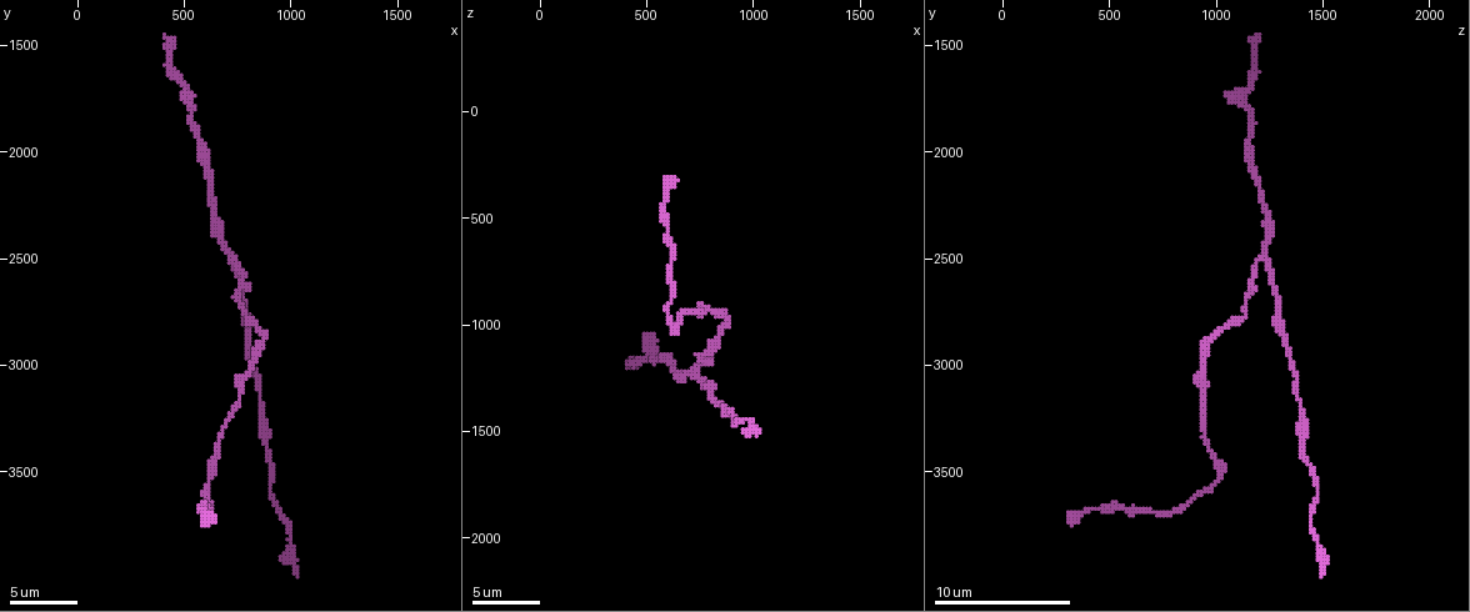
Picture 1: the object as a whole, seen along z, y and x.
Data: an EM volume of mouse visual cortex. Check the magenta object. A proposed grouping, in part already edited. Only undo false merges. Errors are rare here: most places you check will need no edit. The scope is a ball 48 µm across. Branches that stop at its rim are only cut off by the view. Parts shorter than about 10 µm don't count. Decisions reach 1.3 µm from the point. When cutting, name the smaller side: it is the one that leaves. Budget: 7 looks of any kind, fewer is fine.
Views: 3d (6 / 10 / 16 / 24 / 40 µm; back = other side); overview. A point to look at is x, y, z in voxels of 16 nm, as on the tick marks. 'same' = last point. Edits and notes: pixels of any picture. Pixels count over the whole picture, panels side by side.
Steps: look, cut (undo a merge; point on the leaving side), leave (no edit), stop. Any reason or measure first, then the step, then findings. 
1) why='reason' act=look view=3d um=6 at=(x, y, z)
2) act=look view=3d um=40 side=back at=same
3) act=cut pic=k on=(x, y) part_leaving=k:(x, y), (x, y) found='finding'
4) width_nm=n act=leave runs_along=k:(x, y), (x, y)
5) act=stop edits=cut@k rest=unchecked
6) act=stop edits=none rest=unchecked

why='sudden change in width' act=look view=3d um=6 at=(610, 3550, 1010)

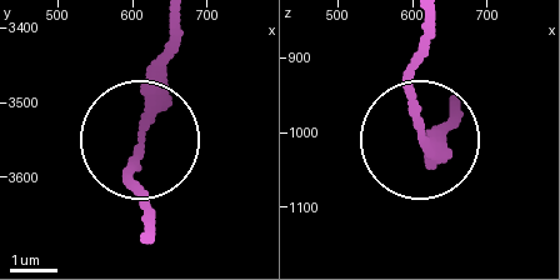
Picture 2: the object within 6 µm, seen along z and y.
act=look view=3d um=6 side=back at=(615, 3545, 1000)

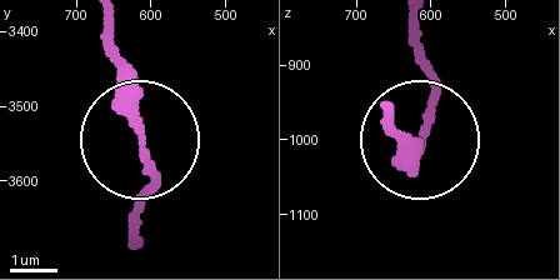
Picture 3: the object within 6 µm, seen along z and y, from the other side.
act=leave runs_along=3:(103, 20), (150, 168), (139, 244) found='continuous, no second neuron'

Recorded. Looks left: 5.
why='three arms meet' act=look view=3d um=6 at=(720, 2490, 1230)

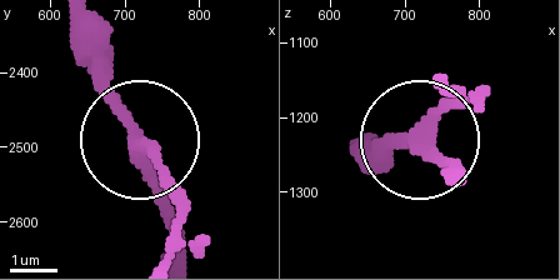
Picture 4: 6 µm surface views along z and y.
side_arm_um=19 act=leave runs_along=4:(169, 259), (181, 199), (174, 175), (78, 48) found='one neuron here'

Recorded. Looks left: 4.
act=look view=3d um=16 at=(850, 2830, 1030)

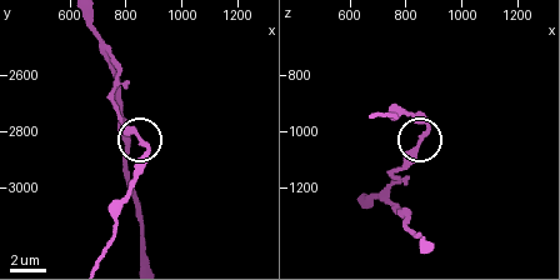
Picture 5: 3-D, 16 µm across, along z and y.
act=look view=3d um=16 side=back at=(860, 2830, 1030)

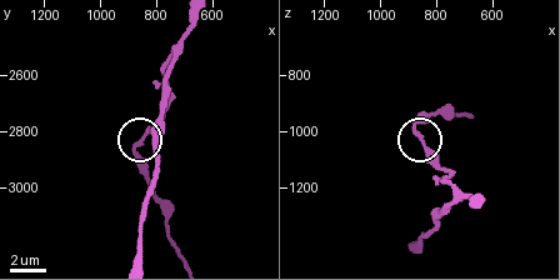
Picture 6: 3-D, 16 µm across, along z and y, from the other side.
act=leave found='one neuron here'

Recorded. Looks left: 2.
why='sudden change in width' act=look view=3d um=10 at=(750, 3150, 940)

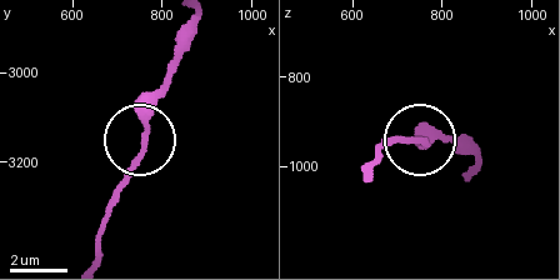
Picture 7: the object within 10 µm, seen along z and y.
act=leave runs_along=7:(191, 23), (183, 59), (149, 116), (141, 159), (110, 206) found='one neuron here'

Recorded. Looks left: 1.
act=stop edits=none rest=unchecked

